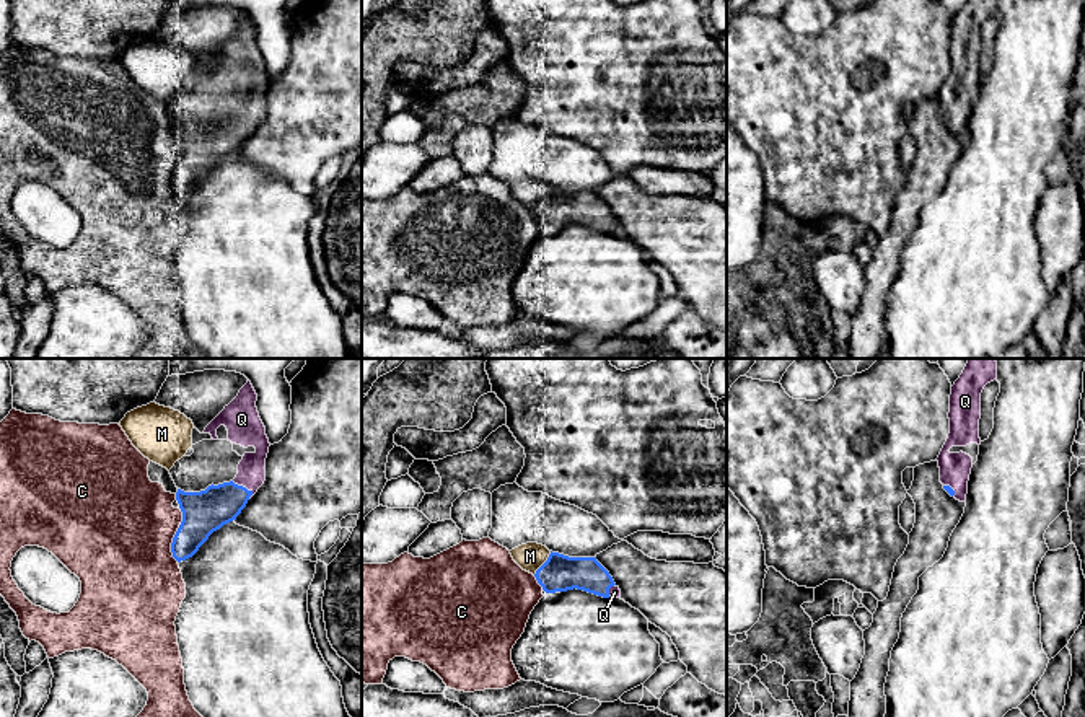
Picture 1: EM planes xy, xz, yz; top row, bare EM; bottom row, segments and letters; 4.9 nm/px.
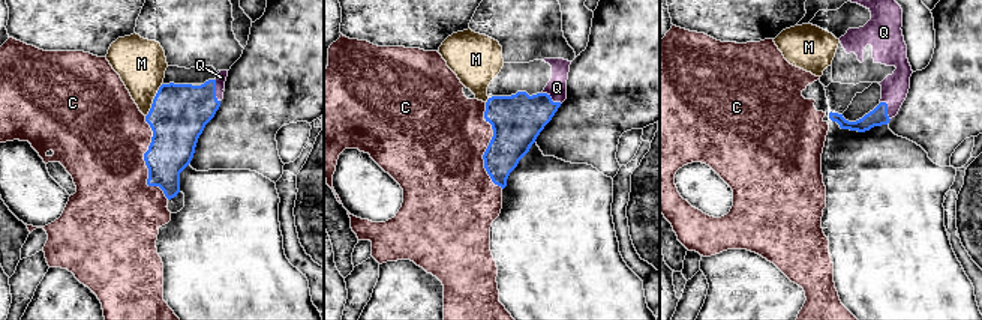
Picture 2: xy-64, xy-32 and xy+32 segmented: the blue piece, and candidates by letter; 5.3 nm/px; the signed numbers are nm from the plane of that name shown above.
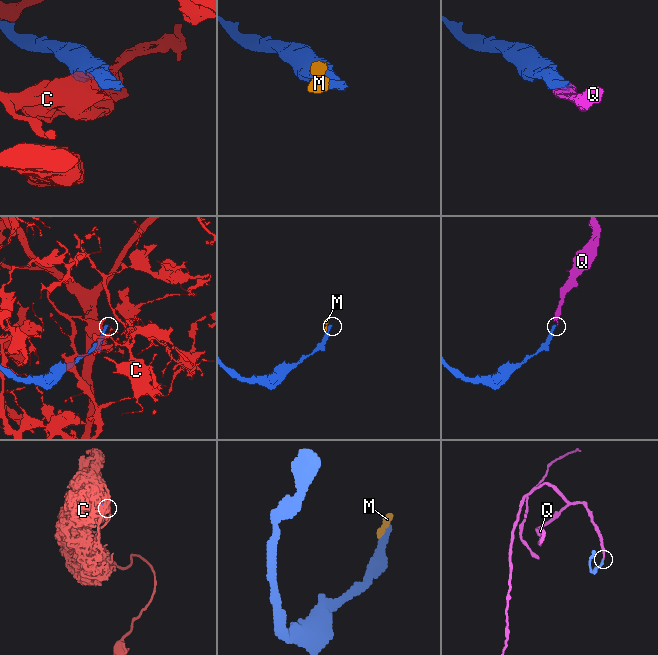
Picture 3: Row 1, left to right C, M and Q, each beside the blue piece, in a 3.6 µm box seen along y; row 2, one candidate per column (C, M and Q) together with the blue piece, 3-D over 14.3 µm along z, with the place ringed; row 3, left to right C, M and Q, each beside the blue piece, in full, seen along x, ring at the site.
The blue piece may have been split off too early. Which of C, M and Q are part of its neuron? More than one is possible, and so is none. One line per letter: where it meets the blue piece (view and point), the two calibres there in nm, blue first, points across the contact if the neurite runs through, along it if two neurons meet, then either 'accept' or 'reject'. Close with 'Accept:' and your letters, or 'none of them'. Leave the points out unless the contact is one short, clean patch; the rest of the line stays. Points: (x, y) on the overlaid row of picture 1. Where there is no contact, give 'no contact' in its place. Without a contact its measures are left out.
C: xy (175, 535) | 220/480 nm | reject
M: xz (544, 563) | 180/140 nm | reject
Q: xy (241, 486) | 220/140 nm | across xy (204, 512), (227, 501), (241, 486), (251, 476), (251, 471) | accept
Accept: Q

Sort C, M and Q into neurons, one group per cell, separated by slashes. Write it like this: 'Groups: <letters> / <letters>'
Groups: C / M / Q

